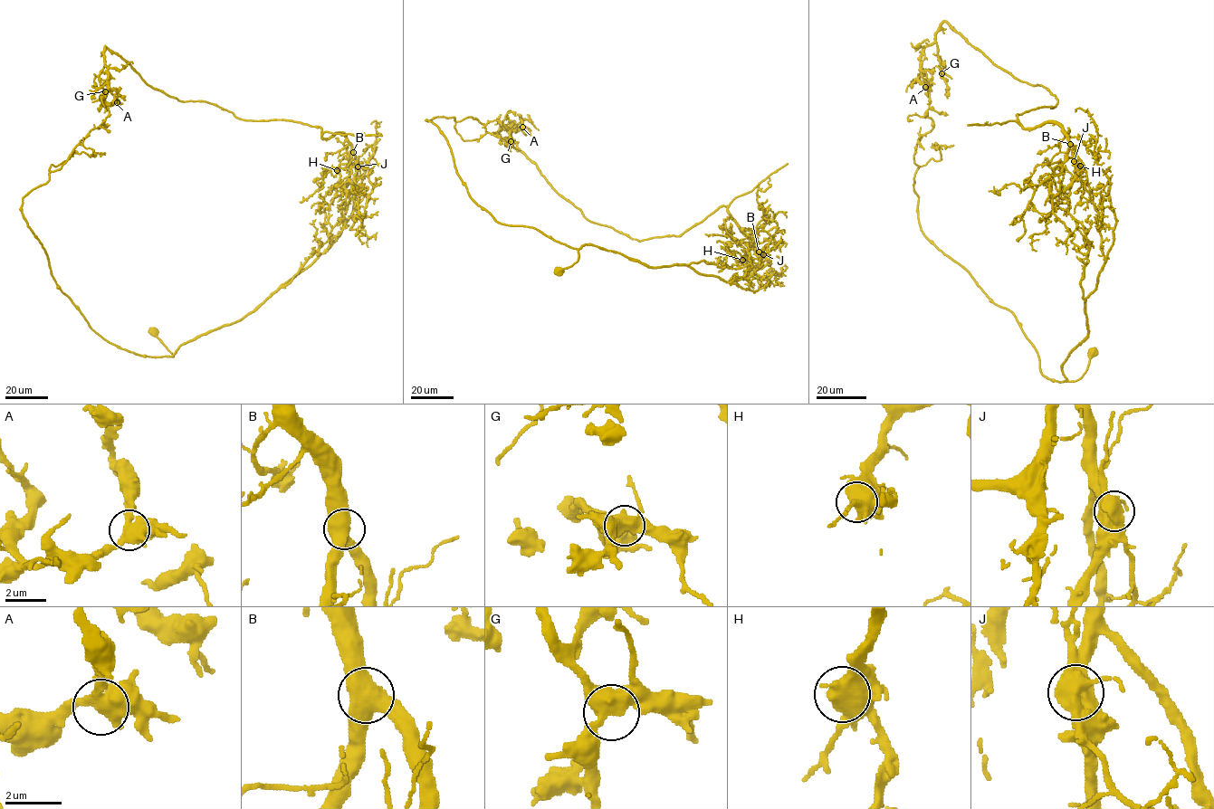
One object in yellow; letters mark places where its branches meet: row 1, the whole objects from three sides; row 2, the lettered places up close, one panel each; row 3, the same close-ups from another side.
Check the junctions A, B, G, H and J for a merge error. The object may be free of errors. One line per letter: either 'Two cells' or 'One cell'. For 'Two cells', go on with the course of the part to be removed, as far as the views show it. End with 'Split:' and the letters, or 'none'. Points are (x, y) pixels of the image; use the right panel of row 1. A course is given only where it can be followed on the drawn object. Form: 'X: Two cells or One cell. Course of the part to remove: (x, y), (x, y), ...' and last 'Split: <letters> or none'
A: One cell
B: One cell
G: One cell
H: One cell
J: Two cells. Course of the part to remove: (1074, 161), (1105, 261), (1060, 381), (921, 230), (913, 155), (932, 127), (931, 82)
Split: J

